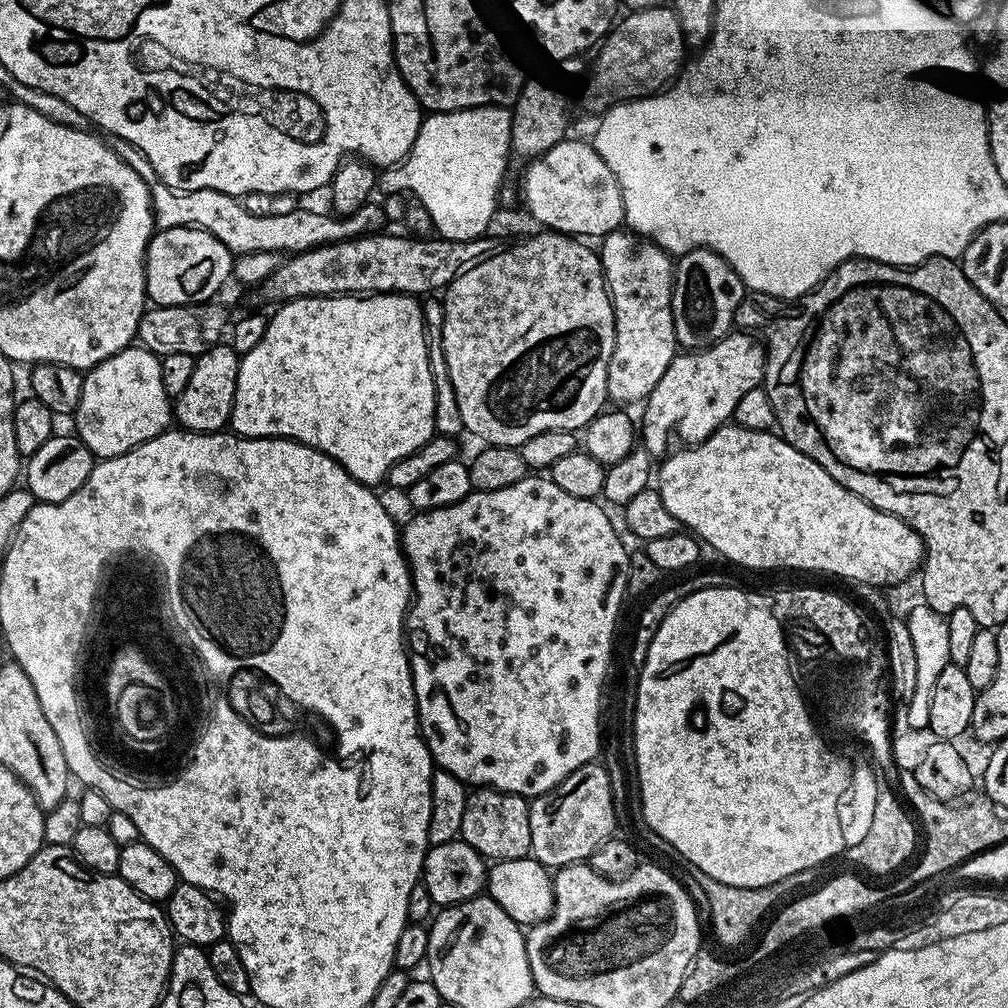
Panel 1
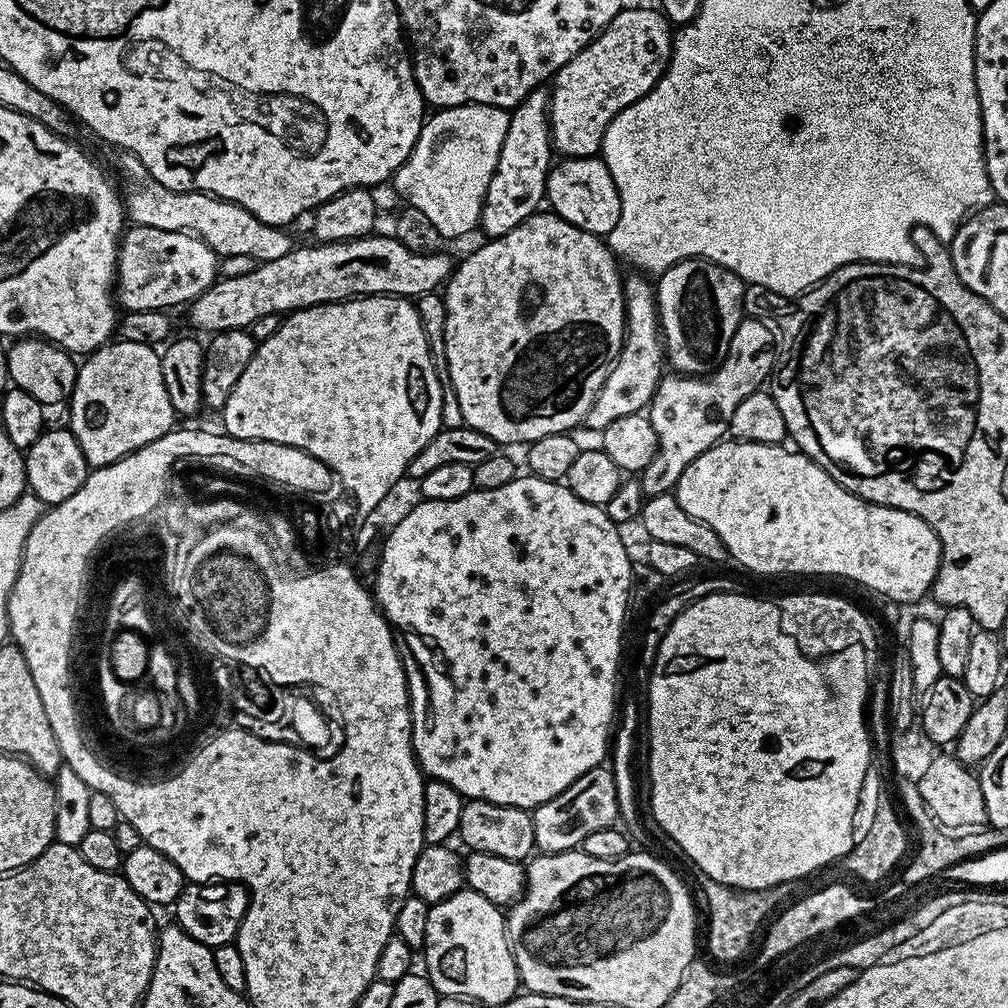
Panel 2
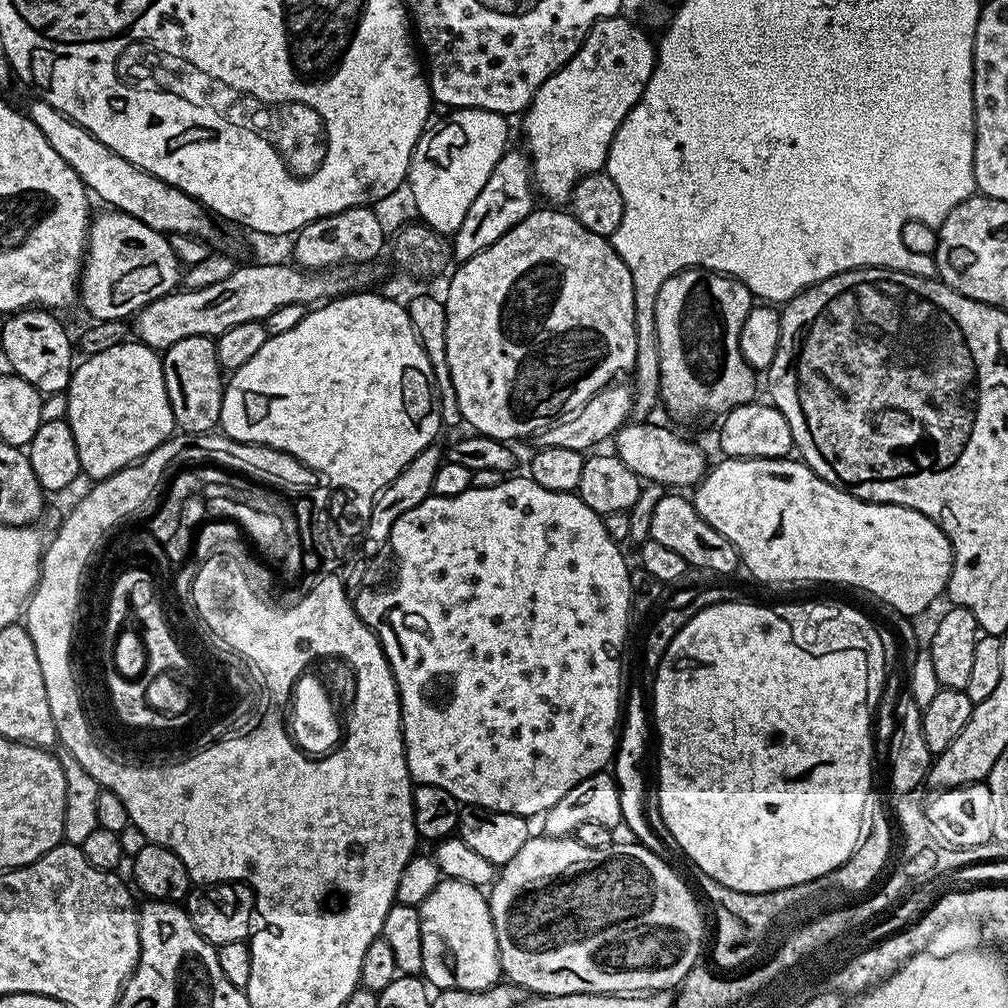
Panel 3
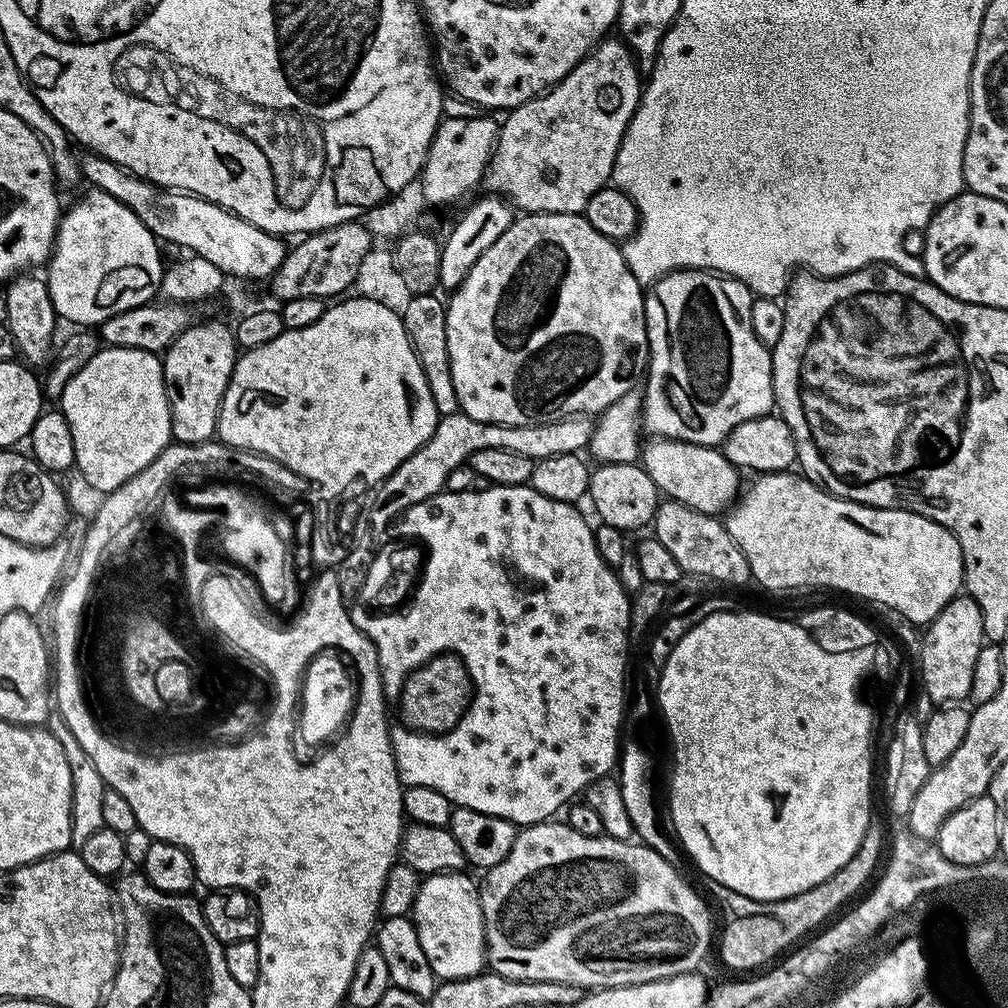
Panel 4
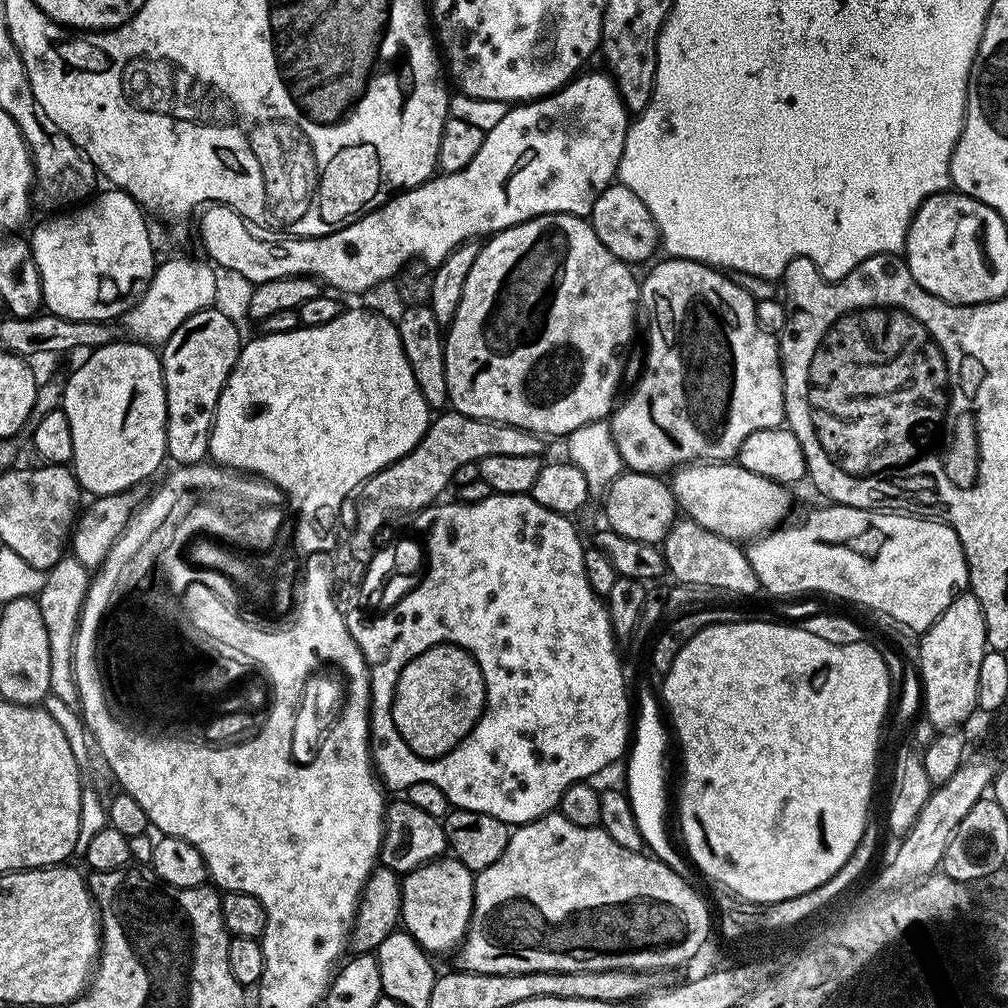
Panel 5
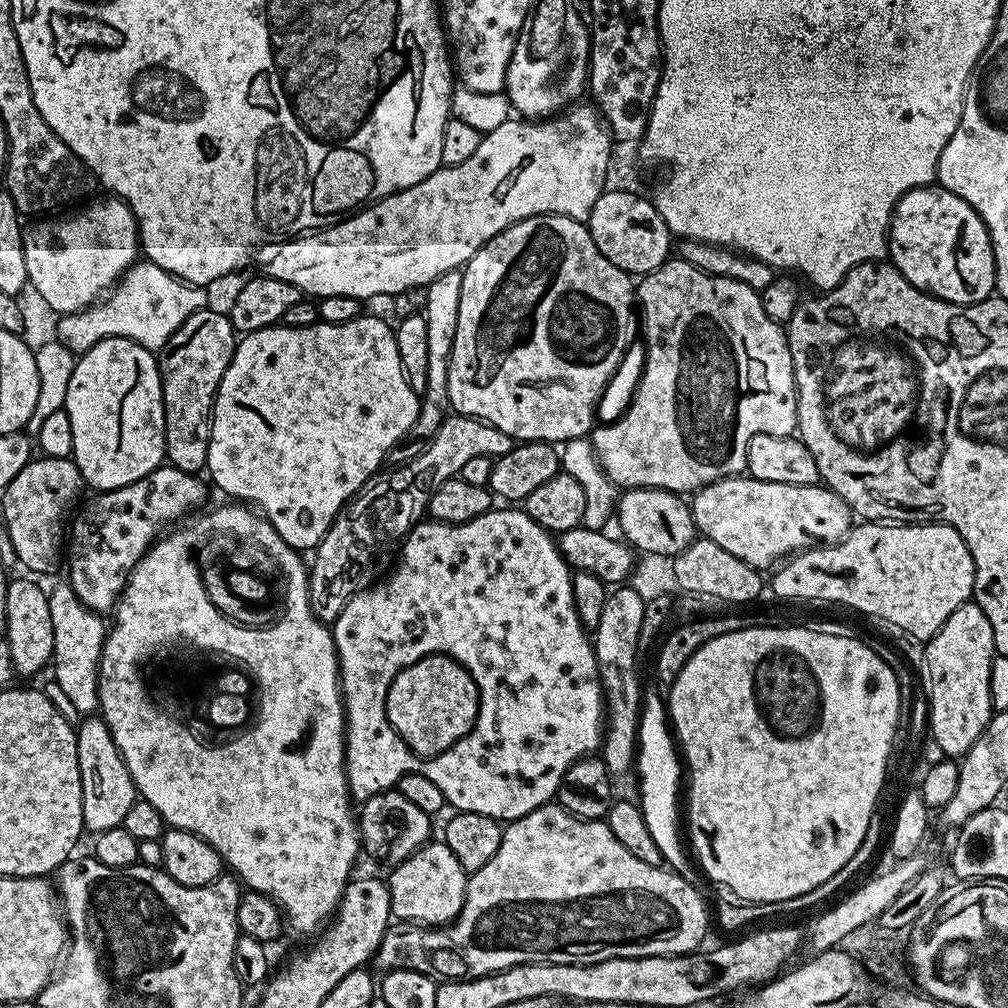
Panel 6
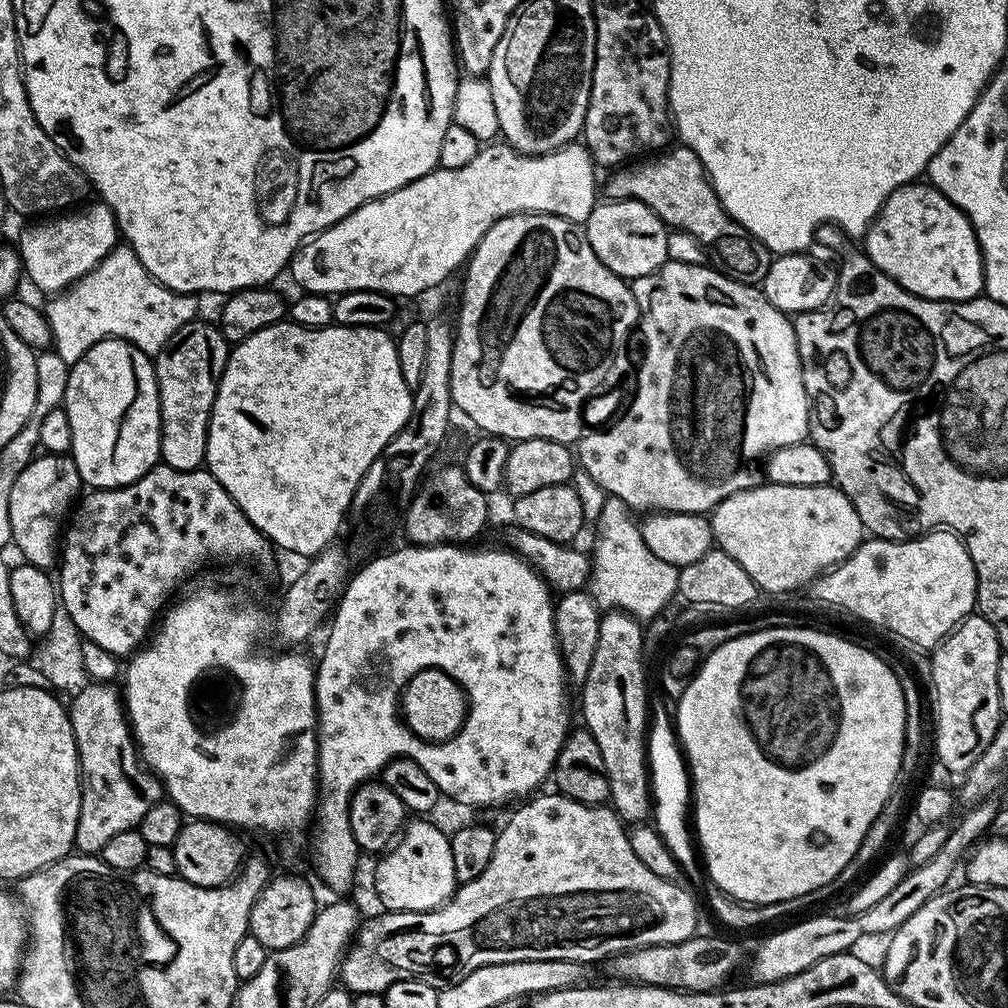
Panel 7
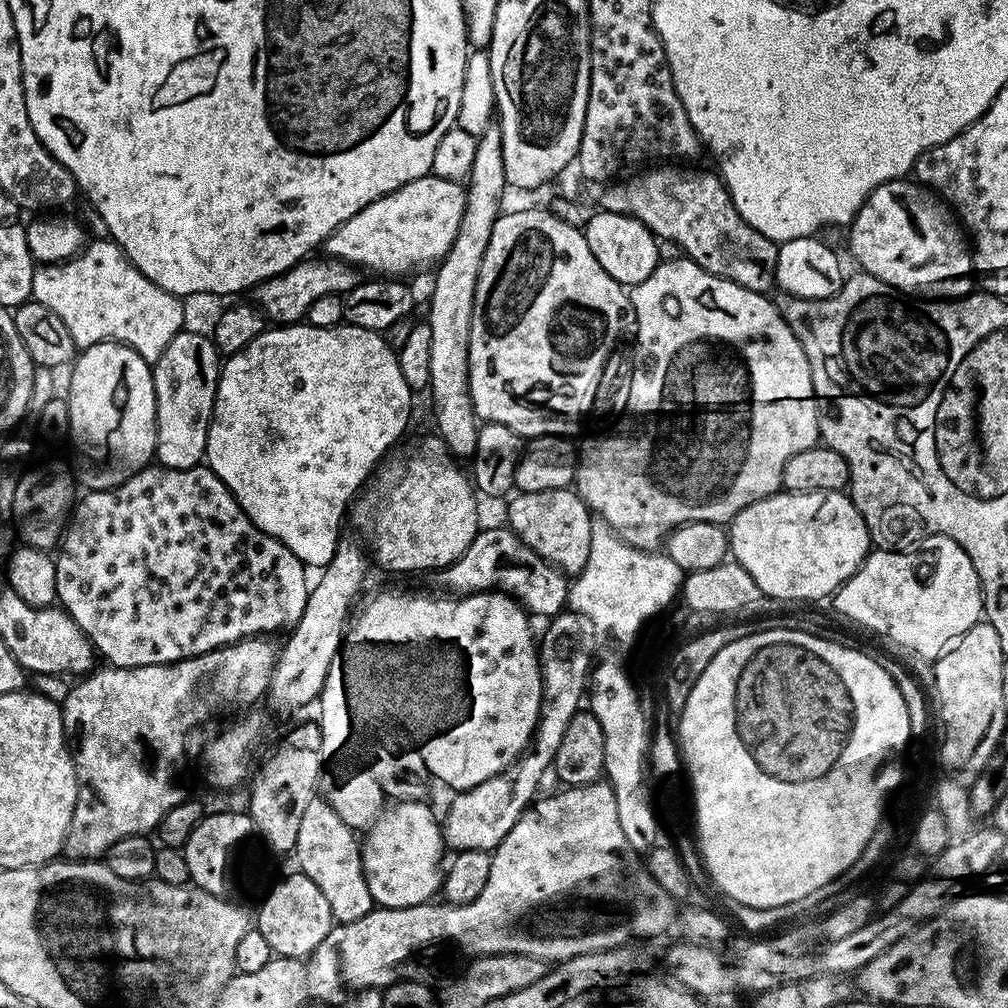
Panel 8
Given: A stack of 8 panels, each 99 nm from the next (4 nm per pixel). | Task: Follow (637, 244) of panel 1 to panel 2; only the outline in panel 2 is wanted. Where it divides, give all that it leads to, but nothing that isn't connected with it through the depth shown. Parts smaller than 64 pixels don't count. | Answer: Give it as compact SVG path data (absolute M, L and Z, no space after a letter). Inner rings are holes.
M644 274L625 275L624 281L624 345L620 347L620 357L612 363L610 374L602 386L600 393L594 398L586 417L587 427L592 427L596 434L603 433L606 426L612 422L618 422L620 418L626 418L635 412L643 413L652 402L652 396L656 392L662 377L666 372L666 353L664 341L660 330L660 313L656 311L656 289L653 281Z

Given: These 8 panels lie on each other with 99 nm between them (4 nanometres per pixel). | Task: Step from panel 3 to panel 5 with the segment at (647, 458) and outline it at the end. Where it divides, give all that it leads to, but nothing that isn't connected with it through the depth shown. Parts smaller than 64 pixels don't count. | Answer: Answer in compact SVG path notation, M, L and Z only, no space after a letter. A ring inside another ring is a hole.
M693 462L683 465L671 473L670 487L676 499L679 511L698 526L706 526L706 530L714 530L727 540L752 542L773 531L789 519L788 511L792 508L792 496L783 484L775 484L770 478L762 478L762 474L754 474L746 470L738 462Z

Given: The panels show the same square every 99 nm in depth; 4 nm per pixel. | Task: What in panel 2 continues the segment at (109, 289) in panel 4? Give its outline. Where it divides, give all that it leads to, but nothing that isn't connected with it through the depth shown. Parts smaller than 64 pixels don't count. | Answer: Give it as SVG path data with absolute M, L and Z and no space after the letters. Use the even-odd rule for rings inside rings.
M135 225L121 237L120 251L117 252L116 298L125 311L161 311L170 310L174 304L191 305L217 279L218 255L191 232Z

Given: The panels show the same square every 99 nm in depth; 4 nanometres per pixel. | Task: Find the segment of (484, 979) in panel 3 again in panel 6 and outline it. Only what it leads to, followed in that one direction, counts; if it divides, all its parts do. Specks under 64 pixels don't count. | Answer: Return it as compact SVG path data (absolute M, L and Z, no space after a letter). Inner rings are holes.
M442 842L423 844L401 864L395 865L386 876L390 890L390 906L393 917L400 922L411 922L425 926L451 924L464 905L468 889L468 876L464 867Z

